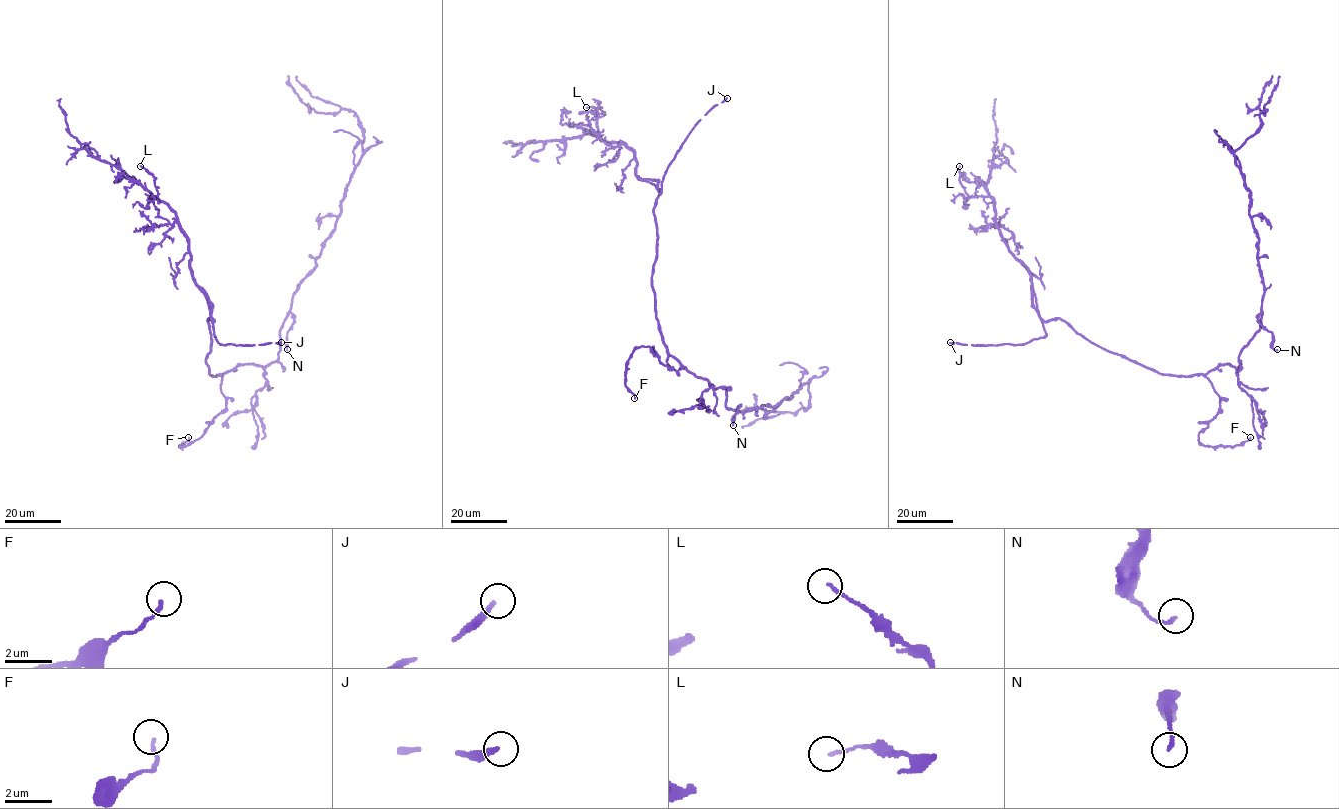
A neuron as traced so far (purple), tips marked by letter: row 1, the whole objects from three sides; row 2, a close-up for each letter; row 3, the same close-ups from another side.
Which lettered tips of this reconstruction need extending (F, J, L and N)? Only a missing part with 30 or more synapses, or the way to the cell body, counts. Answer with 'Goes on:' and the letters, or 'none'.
Goes on: J

